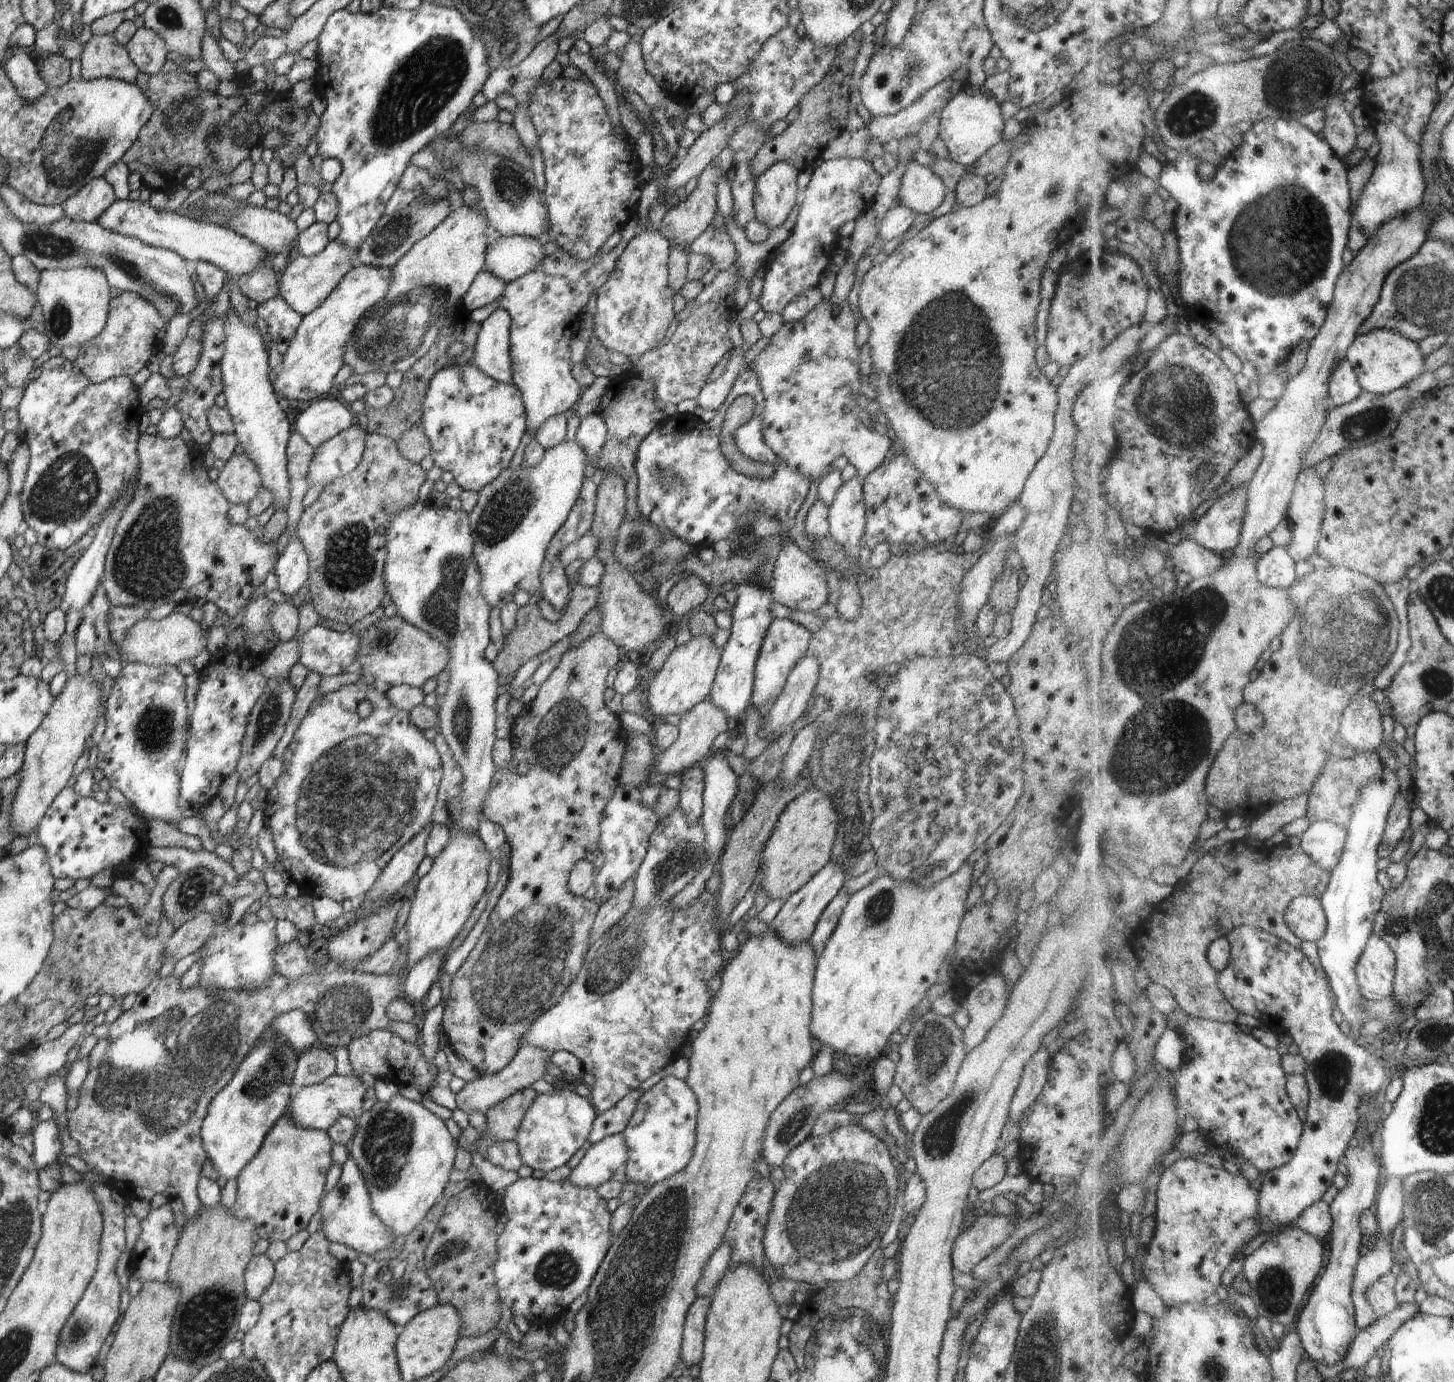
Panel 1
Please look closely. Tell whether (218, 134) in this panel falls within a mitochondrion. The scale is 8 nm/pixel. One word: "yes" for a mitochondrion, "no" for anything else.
yes

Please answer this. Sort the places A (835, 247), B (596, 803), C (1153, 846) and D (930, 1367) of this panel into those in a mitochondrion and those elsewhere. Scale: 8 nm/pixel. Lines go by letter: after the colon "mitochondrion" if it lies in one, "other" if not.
A: other
B: other
C: other
D: other

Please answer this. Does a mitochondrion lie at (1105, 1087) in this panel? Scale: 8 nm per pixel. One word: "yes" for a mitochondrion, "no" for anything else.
no

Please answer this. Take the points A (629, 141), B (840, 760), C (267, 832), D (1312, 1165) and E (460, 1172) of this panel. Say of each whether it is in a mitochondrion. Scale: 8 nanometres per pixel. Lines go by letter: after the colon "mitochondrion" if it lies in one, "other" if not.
A: other
B: mitochondrion
C: other
D: other
E: other

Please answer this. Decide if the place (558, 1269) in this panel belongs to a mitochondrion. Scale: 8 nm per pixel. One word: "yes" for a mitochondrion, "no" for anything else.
yes

